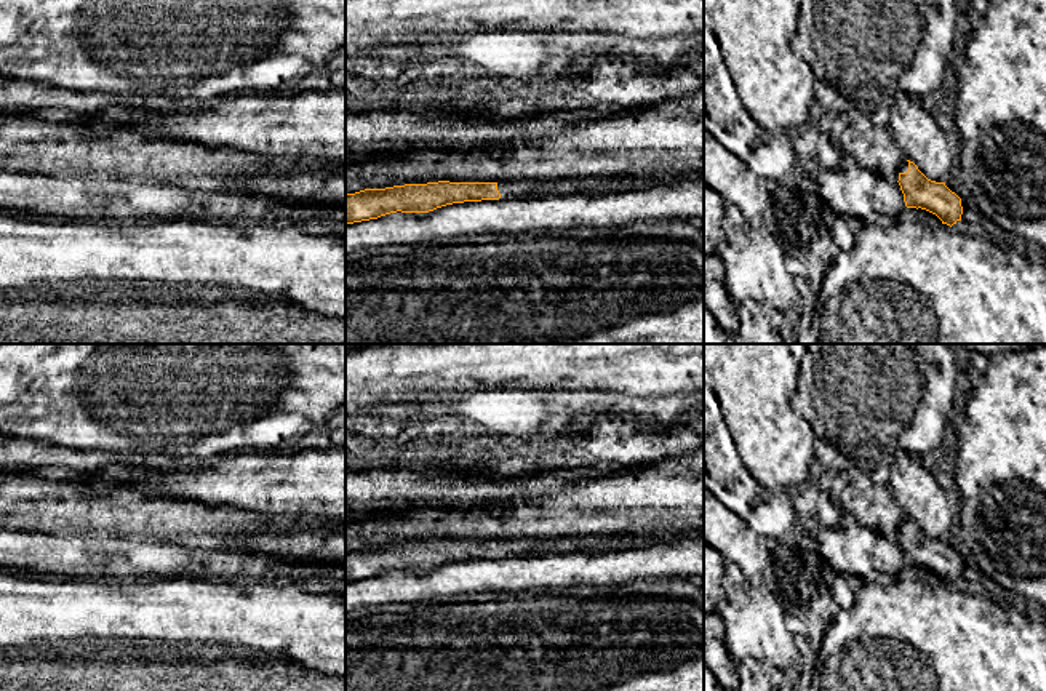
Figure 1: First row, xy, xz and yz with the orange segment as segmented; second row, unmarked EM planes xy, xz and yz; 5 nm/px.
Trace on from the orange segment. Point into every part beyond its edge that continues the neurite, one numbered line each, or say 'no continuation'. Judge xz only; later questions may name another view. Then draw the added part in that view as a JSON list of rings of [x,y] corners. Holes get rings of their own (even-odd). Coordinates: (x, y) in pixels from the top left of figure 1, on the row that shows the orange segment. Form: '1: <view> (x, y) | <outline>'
1: xz (590, 184) | [[[661,174],[654,178],[581,178],[581,179],[552,179],[552,181],[513,181],[497,182],[501,198],[509,197],[541,197],[545,194],[600,194],[608,190],[624,190],[646,187],[656,181],[675,181],[680,174]]]

